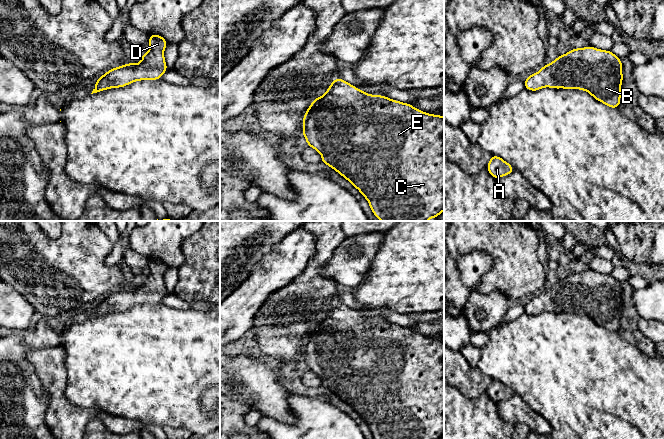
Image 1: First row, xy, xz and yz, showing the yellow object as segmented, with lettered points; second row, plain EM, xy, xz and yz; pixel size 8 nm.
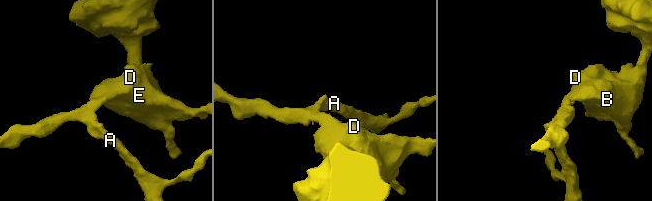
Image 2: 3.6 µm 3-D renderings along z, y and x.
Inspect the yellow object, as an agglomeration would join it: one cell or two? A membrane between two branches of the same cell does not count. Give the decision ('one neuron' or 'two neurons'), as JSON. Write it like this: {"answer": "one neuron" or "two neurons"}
{"answer": "one neuron"}

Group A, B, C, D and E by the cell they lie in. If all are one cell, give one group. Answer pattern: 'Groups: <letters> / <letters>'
Groups: A B C D E

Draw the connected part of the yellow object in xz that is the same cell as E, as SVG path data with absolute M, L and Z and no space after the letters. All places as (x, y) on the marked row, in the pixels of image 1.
M338 76L330 84L327 92L315 98L305 112L302 135L307 141L307 146L321 154L322 163L330 166L360 191L369 202L375 217L381 221L428 221L431 218L436 218L444 211L444 116L425 113L411 104L402 103L383 95L370 95L363 90L358 90L354 85Z

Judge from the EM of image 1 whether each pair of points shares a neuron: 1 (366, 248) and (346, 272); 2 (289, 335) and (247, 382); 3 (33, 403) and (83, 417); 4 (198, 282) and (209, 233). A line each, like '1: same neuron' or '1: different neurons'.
1: same neuron
2: different neurons
3: different neurons
4: same neuron

